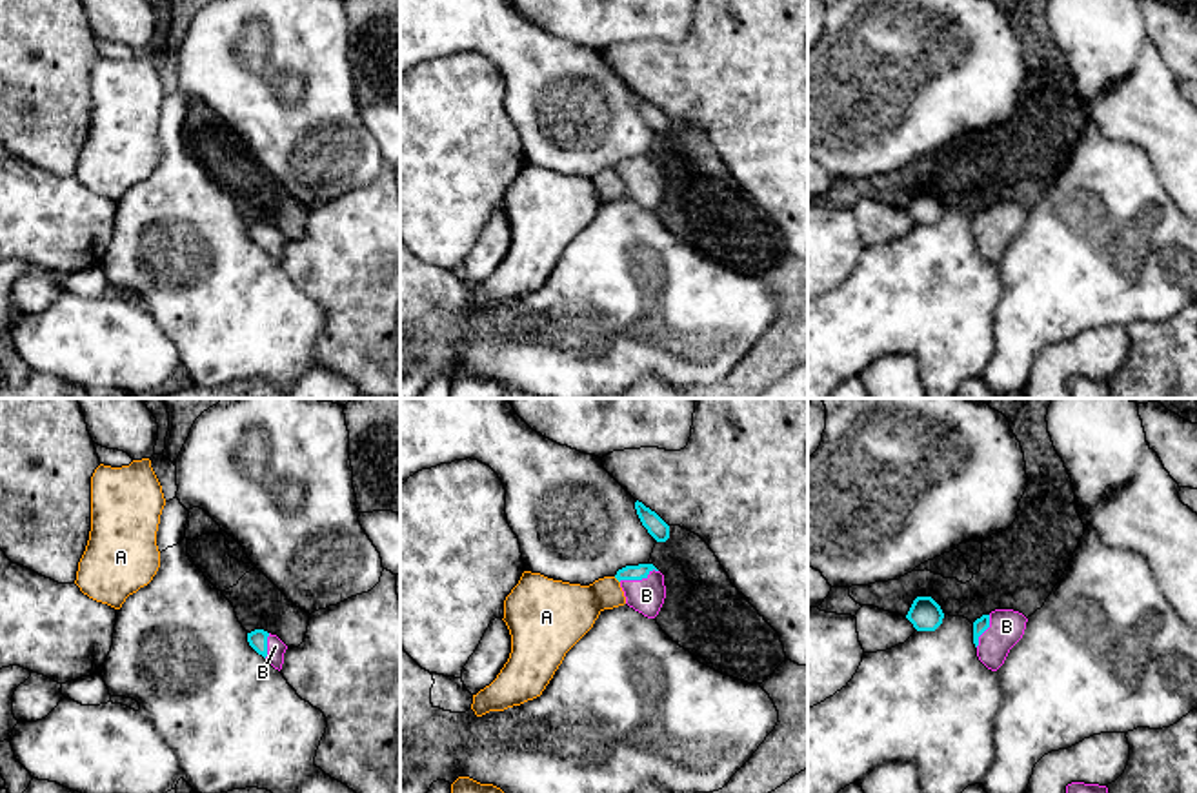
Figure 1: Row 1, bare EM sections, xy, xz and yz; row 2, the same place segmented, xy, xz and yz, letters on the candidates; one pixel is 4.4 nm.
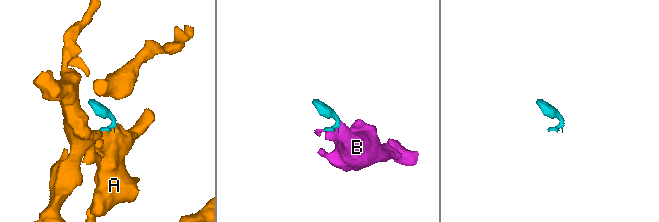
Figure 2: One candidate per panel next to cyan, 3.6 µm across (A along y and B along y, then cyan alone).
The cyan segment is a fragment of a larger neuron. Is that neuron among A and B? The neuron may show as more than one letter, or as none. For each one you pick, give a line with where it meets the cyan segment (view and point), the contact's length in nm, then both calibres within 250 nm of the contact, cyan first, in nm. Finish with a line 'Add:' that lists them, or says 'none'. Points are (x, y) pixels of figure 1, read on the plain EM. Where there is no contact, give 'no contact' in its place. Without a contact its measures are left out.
B: meets cyan in xz at (637, 171); contact 180 nm long; 70 nm thick on the cyan side, 150 nm on the other
Add: B

